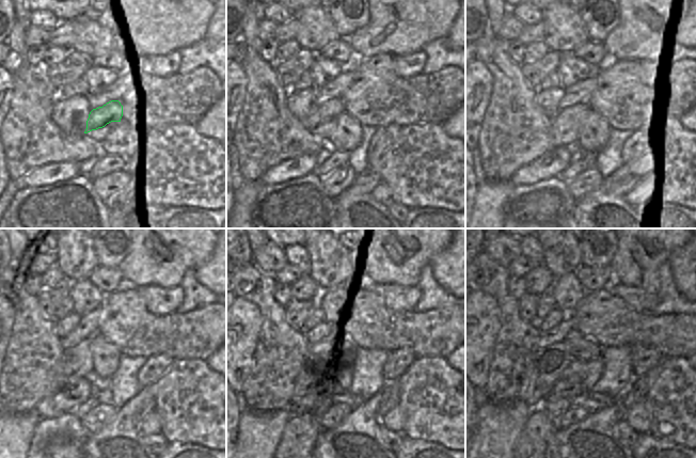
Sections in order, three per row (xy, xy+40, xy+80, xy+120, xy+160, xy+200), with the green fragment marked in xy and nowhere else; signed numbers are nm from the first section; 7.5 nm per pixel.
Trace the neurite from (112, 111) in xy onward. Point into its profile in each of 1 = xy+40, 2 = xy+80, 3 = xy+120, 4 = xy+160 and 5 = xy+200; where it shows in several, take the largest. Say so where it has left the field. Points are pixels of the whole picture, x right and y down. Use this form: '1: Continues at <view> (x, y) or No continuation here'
1: Continues at xy+40 (322, 123)
2: Continues at xy+80 (563, 120)
3: Continues at xy+120 (78, 364)
4: Continues at xy+160 (317, 361)
5: Continues at xy+200 (548, 364).

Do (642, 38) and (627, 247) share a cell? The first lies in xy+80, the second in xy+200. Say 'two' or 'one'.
one

